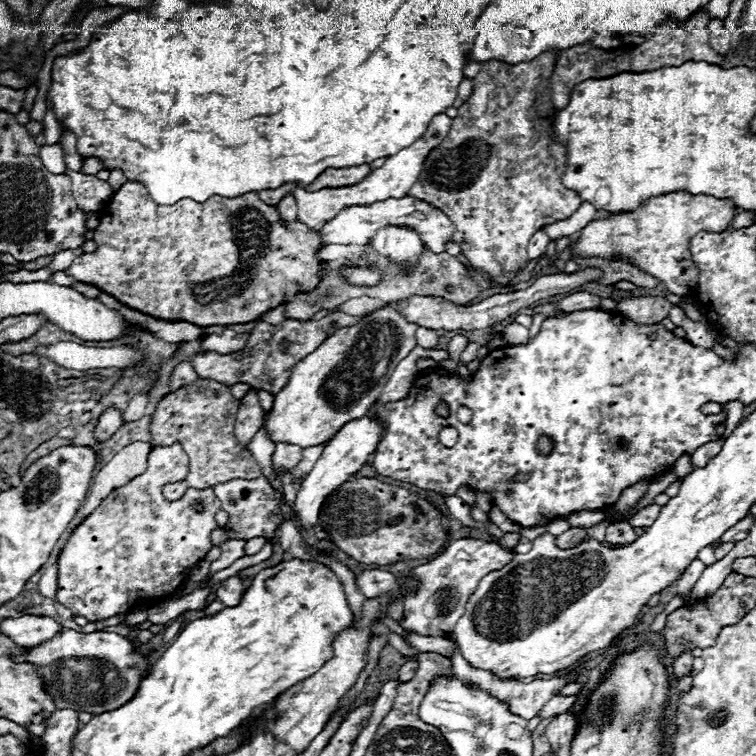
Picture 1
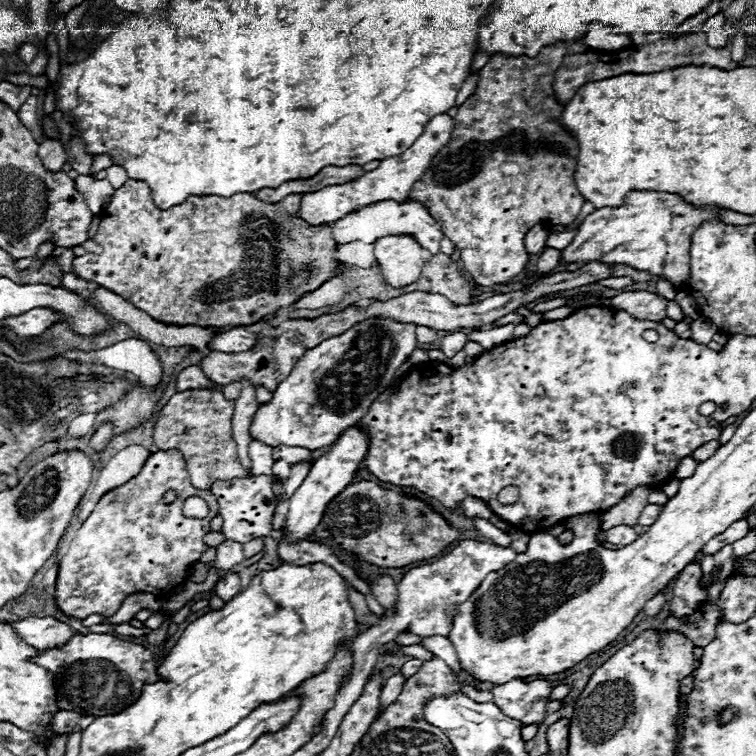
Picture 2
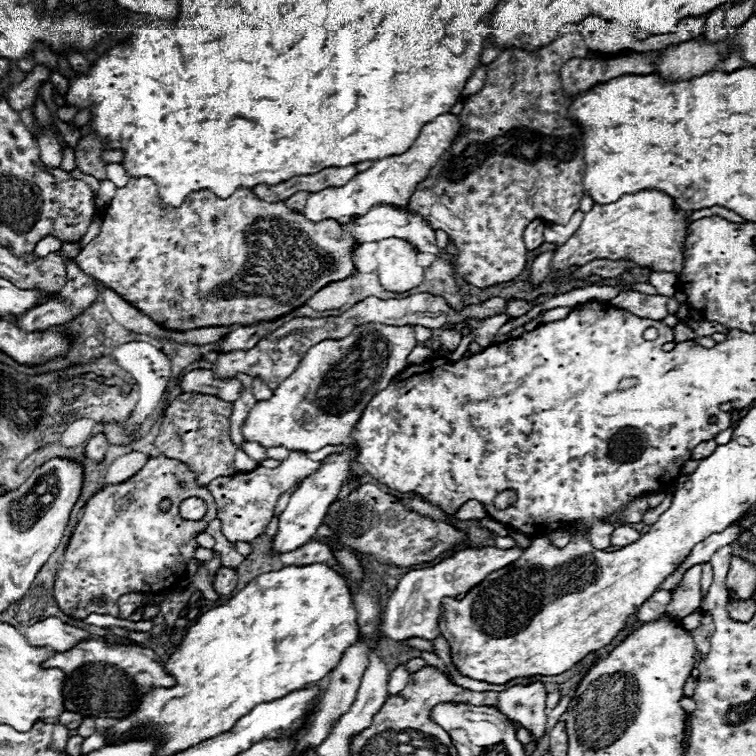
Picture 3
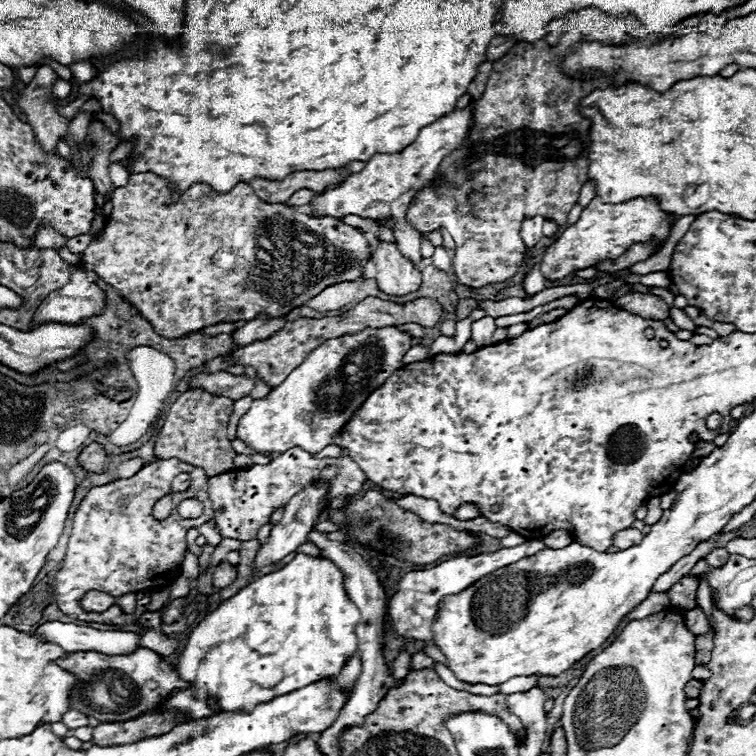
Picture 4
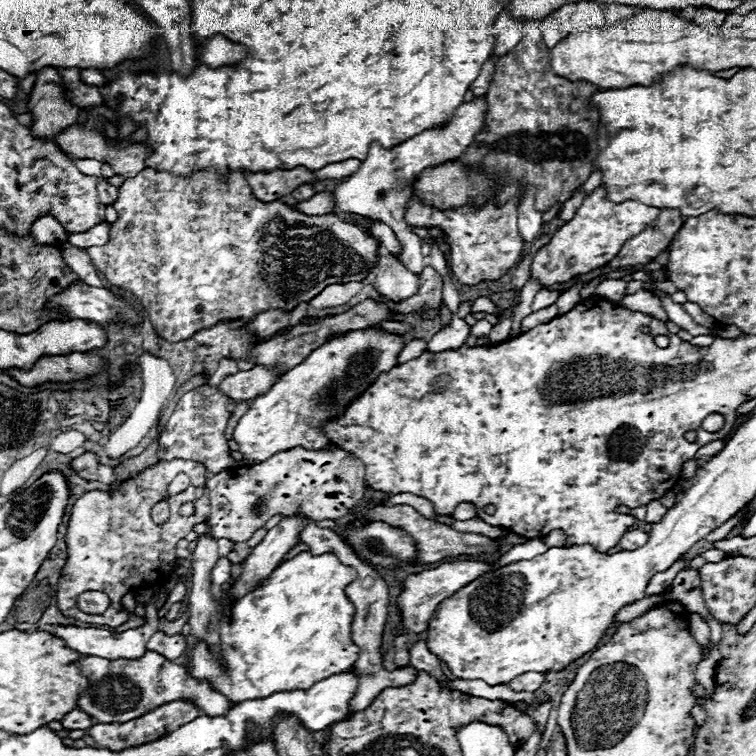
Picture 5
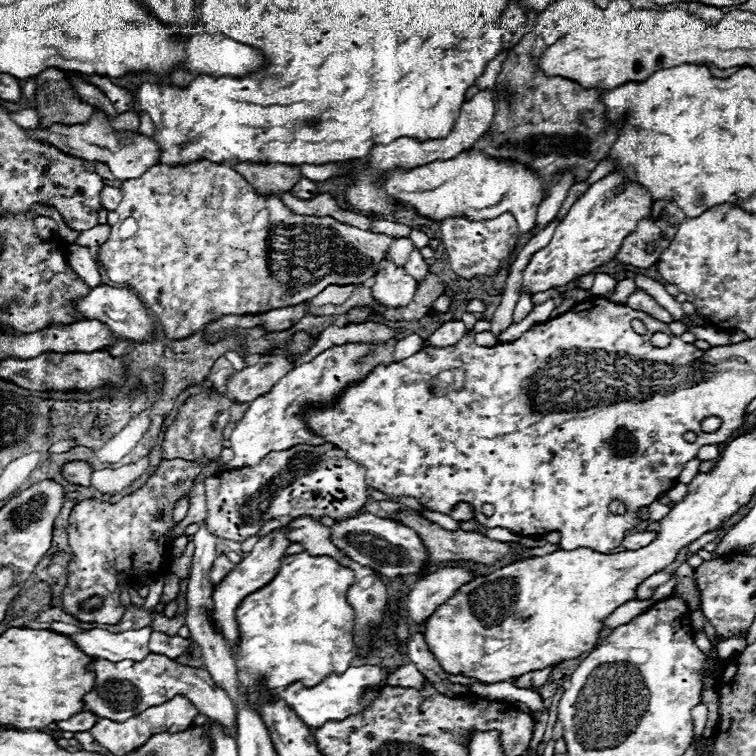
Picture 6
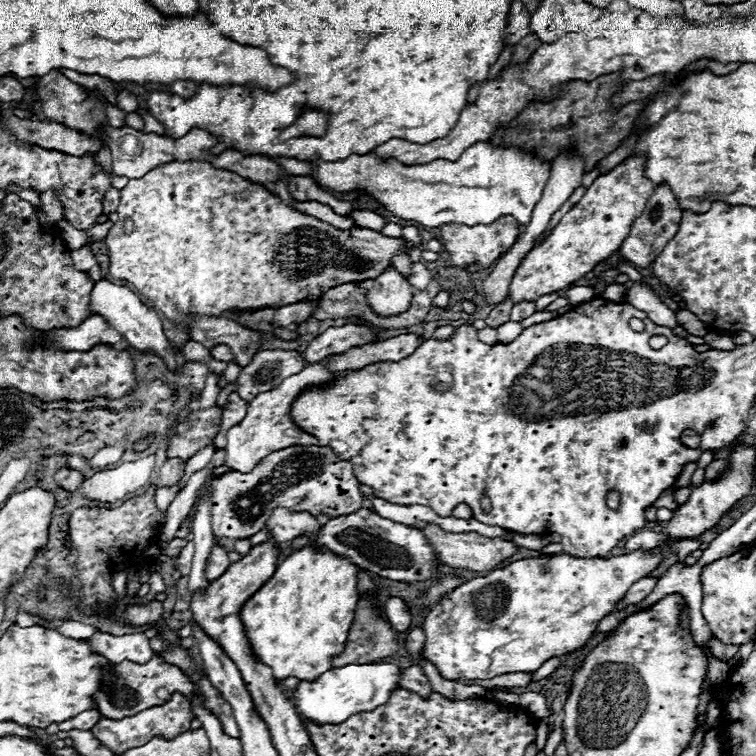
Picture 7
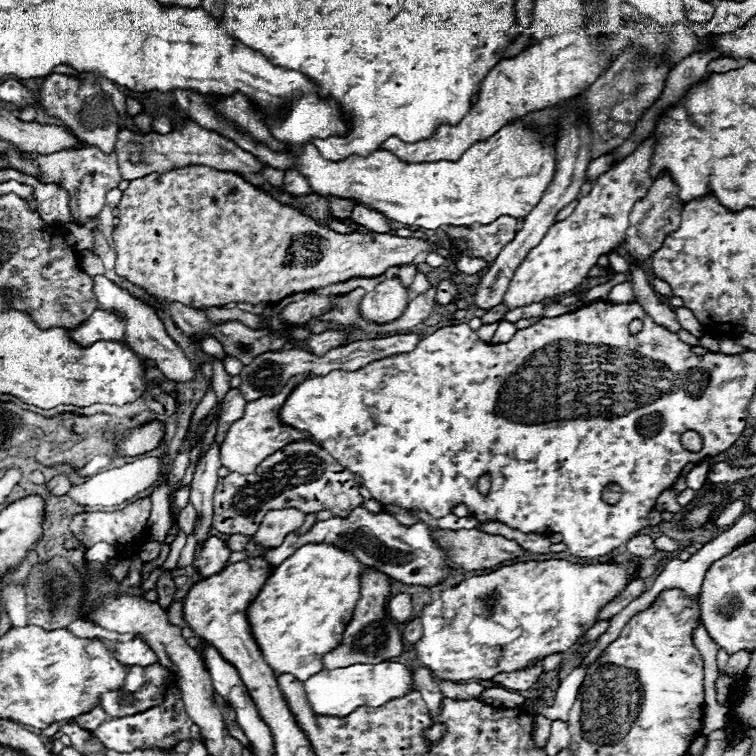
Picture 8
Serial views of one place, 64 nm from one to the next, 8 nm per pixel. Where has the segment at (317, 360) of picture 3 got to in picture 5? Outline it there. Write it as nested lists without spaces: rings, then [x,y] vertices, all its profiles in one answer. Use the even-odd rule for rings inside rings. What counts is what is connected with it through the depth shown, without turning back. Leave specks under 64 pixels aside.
[[[374,328],[354,330],[342,338],[324,342],[302,364],[294,366],[288,374],[284,374],[264,396],[258,396],[252,400],[250,410],[238,420],[238,426],[234,430],[234,440],[238,442],[242,456],[246,460],[262,462],[276,452],[284,452],[296,446],[304,446],[306,450],[320,450],[328,446],[330,440],[324,434],[324,424],[332,418],[342,416],[348,404],[356,400],[382,372],[388,372],[392,370],[392,366],[398,364],[398,354],[404,348],[404,342],[406,340],[398,334],[390,334],[390,332],[374,330]]]

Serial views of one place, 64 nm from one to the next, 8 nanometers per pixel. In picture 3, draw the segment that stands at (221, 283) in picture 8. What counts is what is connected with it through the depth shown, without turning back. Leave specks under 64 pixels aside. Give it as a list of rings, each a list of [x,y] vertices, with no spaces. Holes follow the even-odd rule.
[[[130,178],[128,184],[124,188],[116,190],[116,196],[112,198],[112,202],[106,208],[106,216],[102,220],[100,226],[100,234],[74,258],[76,266],[80,266],[80,270],[96,280],[100,280],[106,288],[114,290],[118,296],[122,296],[124,300],[128,300],[134,308],[138,308],[140,312],[144,312],[146,316],[150,316],[156,324],[168,328],[168,330],[192,330],[192,328],[204,328],[204,326],[232,326],[232,324],[252,324],[252,322],[262,322],[262,320],[274,320],[282,314],[288,314],[290,310],[294,310],[296,306],[300,306],[306,298],[314,296],[322,286],[326,286],[328,282],[336,282],[336,280],[344,280],[348,276],[352,276],[354,272],[354,264],[348,258],[348,252],[352,250],[354,238],[350,236],[342,236],[342,226],[336,220],[324,220],[324,222],[308,222],[302,214],[292,212],[290,208],[284,206],[284,202],[264,202],[260,198],[256,198],[256,194],[252,190],[236,190],[236,194],[232,194],[230,198],[220,198],[216,194],[212,194],[210,190],[200,190],[200,192],[192,192],[188,194],[188,198],[182,202],[180,208],[160,208],[160,196],[158,196],[158,188],[150,178]]]

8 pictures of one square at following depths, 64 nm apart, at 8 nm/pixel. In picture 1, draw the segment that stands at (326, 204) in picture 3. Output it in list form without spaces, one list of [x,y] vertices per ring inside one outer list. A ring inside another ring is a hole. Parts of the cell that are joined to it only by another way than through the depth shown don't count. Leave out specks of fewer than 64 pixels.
[[[446,114],[434,116],[432,122],[426,128],[426,134],[422,138],[418,138],[412,146],[400,150],[398,154],[388,156],[386,162],[380,168],[376,168],[374,172],[370,172],[358,184],[342,186],[342,188],[320,188],[320,190],[314,190],[314,192],[308,192],[308,190],[304,190],[300,186],[292,188],[290,194],[294,196],[296,206],[298,206],[298,220],[304,222],[310,228],[318,228],[324,222],[332,220],[342,208],[348,208],[348,206],[366,206],[370,202],[380,202],[380,200],[388,200],[388,198],[404,198],[404,196],[408,196],[410,186],[416,182],[416,178],[422,172],[422,166],[424,166],[424,160],[426,160],[428,152],[432,148],[436,148],[448,136],[450,124],[452,124],[452,118],[448,118]]]

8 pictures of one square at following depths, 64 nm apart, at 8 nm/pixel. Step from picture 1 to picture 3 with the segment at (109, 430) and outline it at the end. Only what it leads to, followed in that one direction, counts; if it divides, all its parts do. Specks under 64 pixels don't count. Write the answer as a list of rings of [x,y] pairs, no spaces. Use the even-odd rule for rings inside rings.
[[[96,434],[86,444],[86,458],[94,460],[94,462],[102,462],[102,458],[106,456],[106,450],[108,450],[106,436],[104,434]]]

